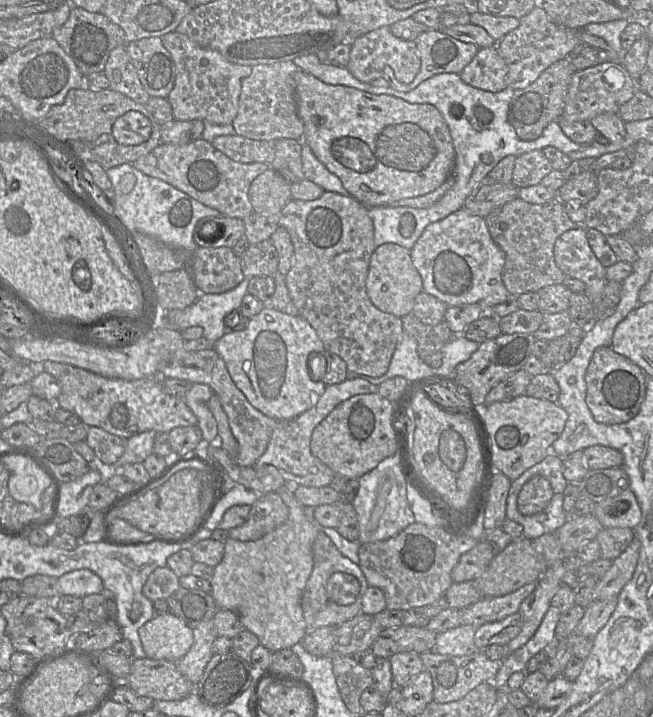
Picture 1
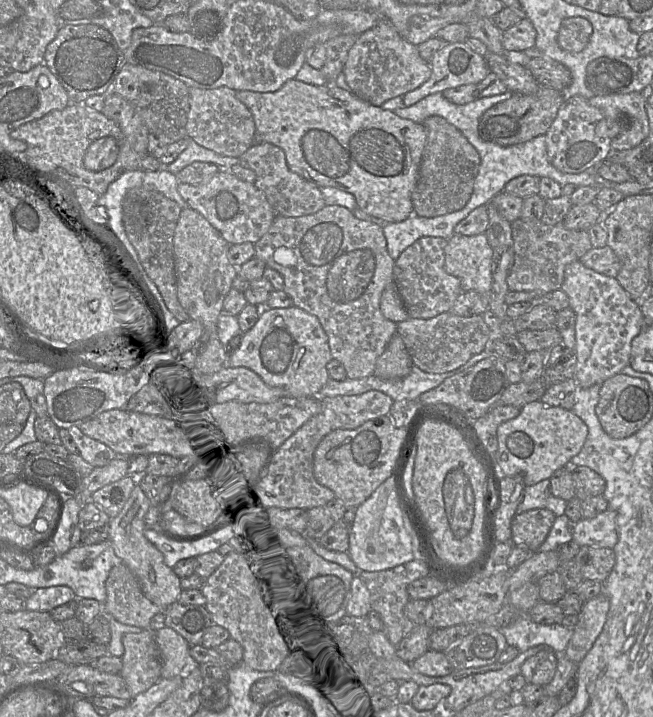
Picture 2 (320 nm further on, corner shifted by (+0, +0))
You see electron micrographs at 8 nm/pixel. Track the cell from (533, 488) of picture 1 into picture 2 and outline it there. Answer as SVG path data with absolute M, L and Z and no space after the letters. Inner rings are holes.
M534 508L516 514L511 522L511 540L514 546L539 550L553 526L556 516L546 508Z

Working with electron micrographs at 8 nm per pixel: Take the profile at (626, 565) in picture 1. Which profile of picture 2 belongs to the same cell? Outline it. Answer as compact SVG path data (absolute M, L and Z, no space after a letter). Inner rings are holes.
M605 594L585 601L563 655L579 665L602 632L609 609L610 601Z

